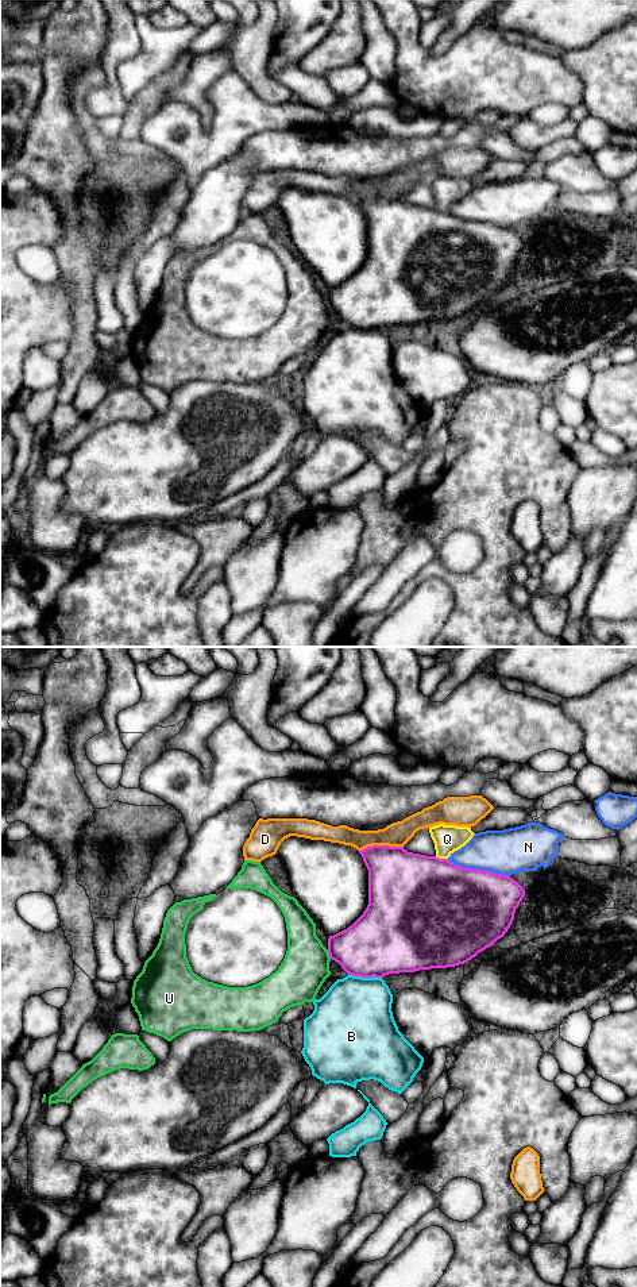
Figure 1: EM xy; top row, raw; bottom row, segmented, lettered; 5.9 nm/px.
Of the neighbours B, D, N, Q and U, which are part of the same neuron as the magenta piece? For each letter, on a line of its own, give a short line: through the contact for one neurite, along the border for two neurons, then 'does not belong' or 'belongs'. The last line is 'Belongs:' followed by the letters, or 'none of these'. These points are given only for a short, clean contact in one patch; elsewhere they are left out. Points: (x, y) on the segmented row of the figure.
B: xy (348, 973), (356, 977), (381, 978) | does not belong
D: does not belong
N: does not belong
Q: xy (435, 856), (447, 859) | does not belong
U: does not belong
Belongs: none of these

